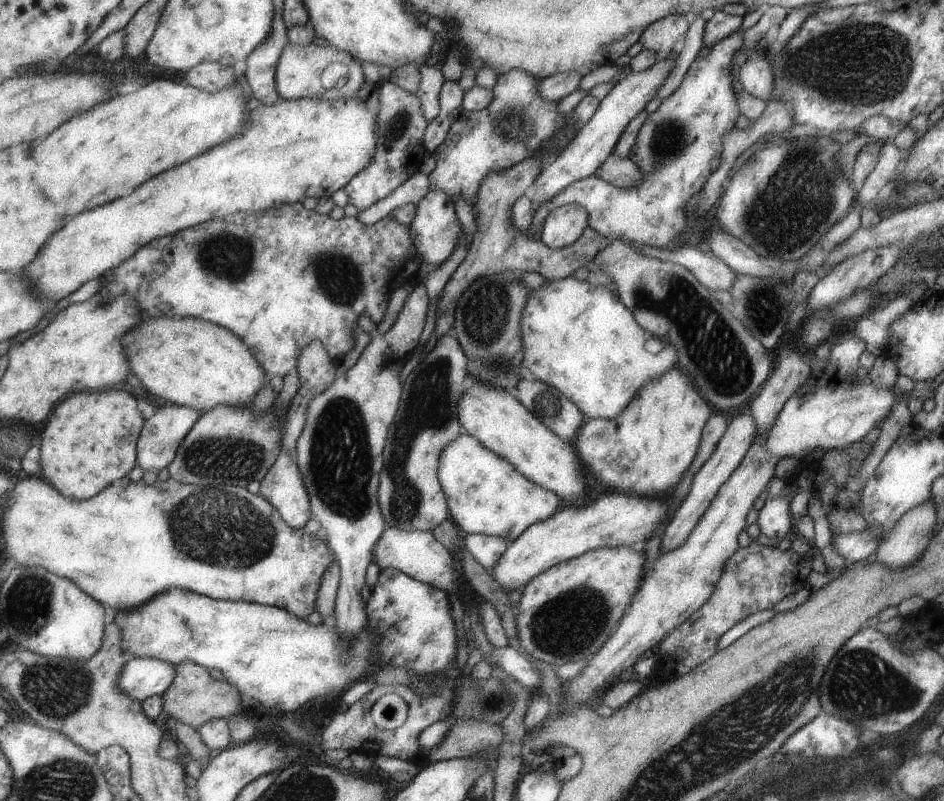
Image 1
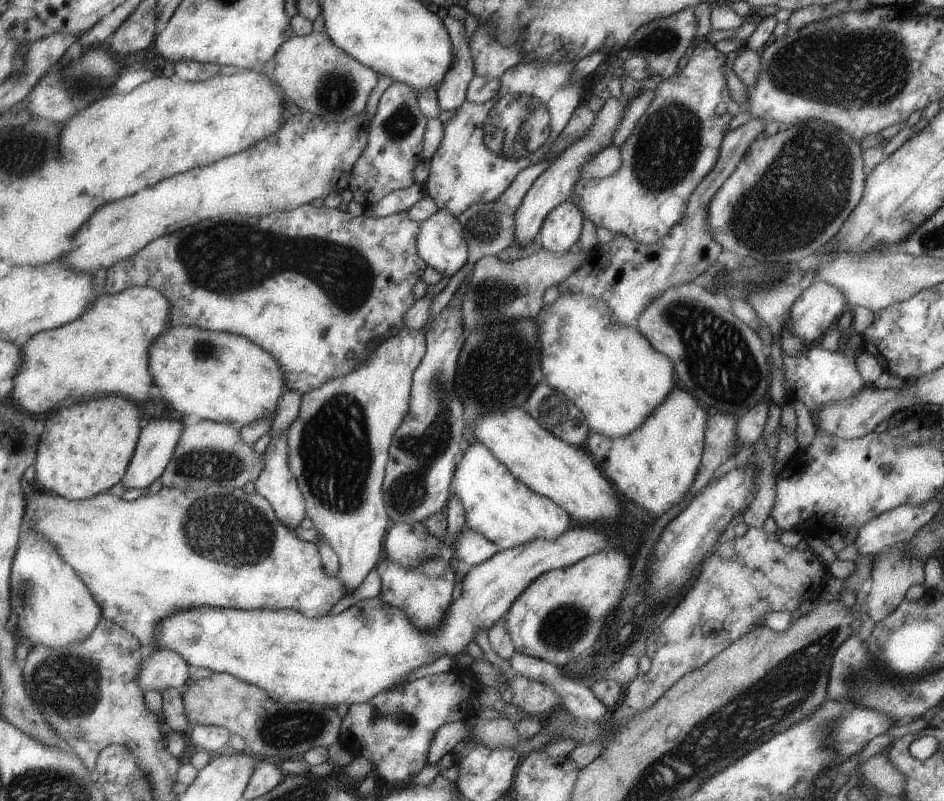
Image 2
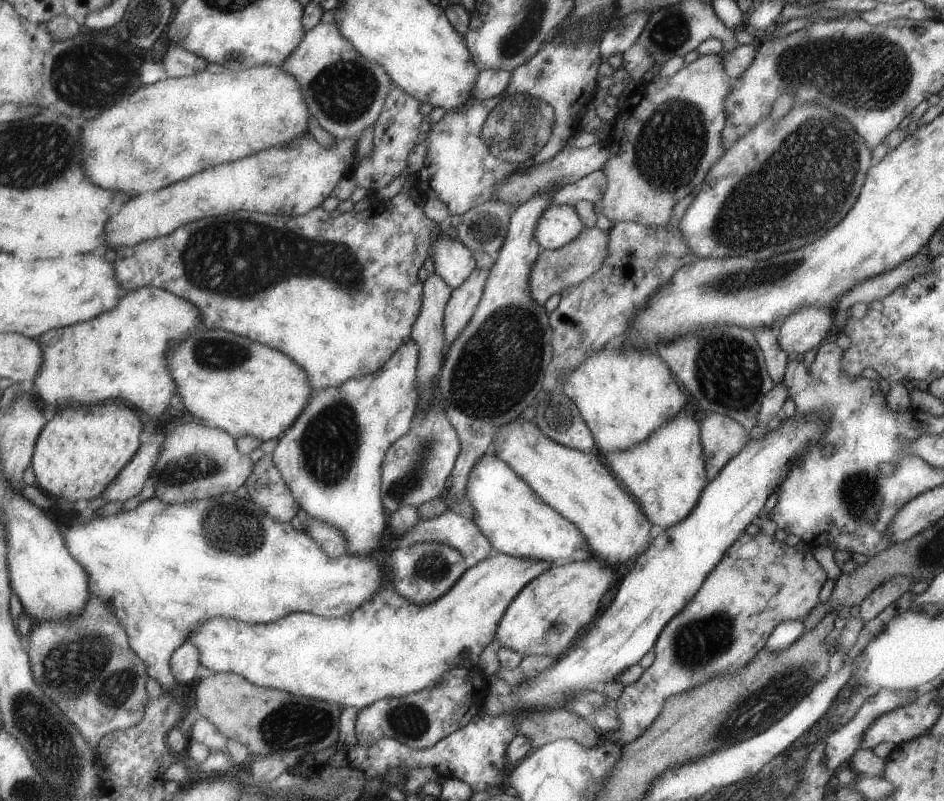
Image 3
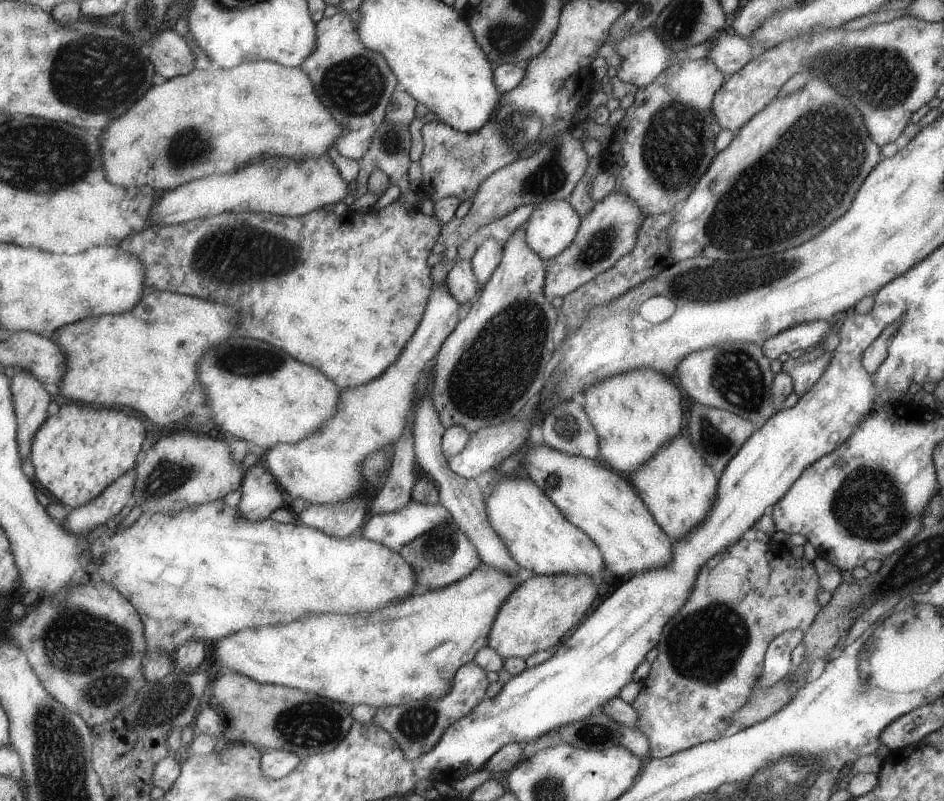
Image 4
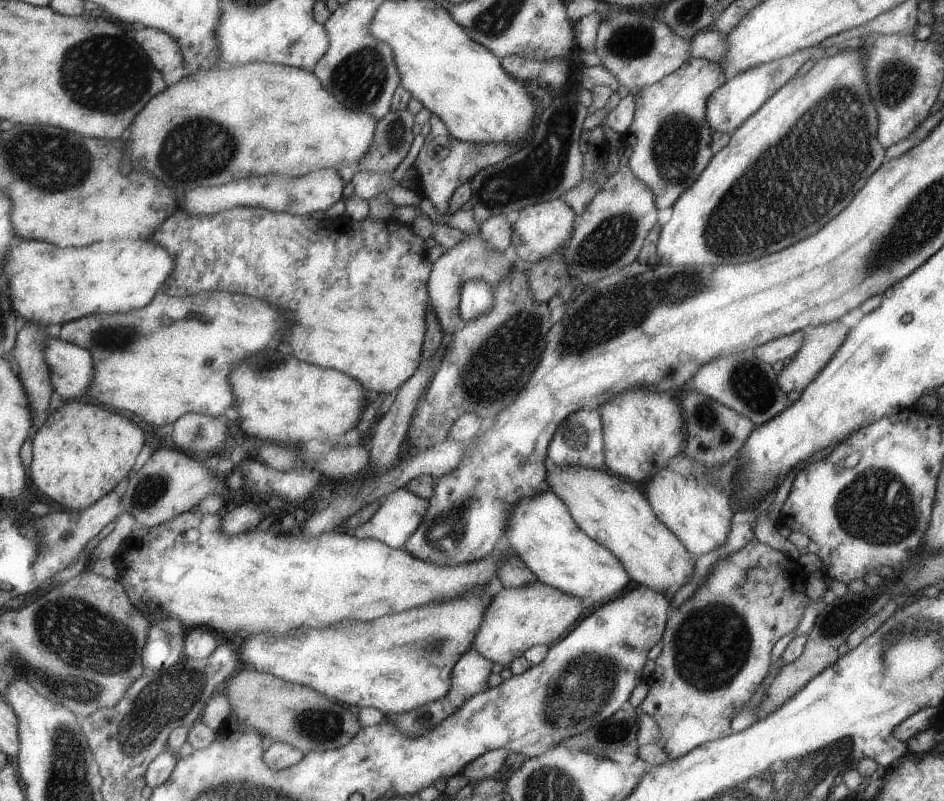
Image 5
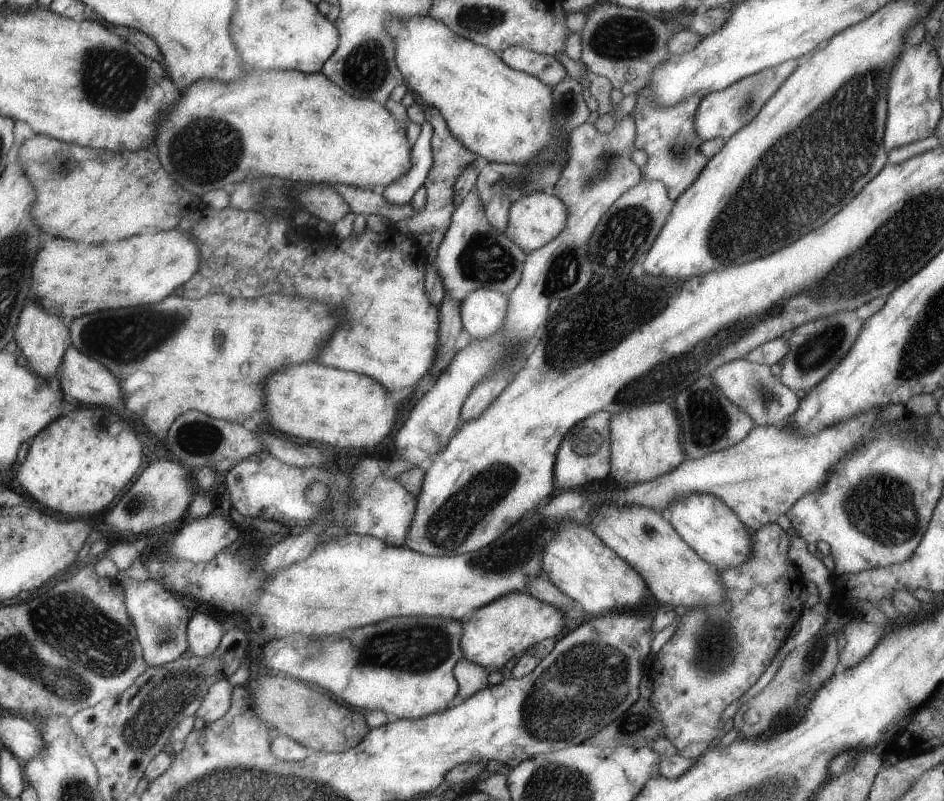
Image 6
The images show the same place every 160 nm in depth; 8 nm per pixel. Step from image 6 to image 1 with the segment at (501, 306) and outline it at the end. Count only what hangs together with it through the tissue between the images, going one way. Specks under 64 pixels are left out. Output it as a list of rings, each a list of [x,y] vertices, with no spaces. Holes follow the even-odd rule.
[[[429,189],[414,208],[415,218],[408,225],[414,250],[425,264],[443,264],[443,260],[447,260],[447,256],[453,252],[462,231],[461,224],[455,216],[453,202],[449,200],[449,196],[445,196],[445,192]]]

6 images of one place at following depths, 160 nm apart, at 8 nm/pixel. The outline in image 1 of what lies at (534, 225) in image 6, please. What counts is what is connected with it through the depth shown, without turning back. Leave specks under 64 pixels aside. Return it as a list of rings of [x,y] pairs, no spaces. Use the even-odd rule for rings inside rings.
[[[575,204],[549,208],[540,241],[551,249],[563,248],[575,242],[587,226],[587,212]]]

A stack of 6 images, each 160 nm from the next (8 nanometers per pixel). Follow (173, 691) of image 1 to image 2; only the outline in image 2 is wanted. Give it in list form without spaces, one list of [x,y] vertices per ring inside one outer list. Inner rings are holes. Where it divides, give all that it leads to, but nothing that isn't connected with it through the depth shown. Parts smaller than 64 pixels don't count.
[[[212,673],[208,677],[203,677],[201,679],[197,679],[194,682],[189,683],[185,688],[180,688],[182,705],[184,706],[185,716],[191,725],[215,725],[223,727],[227,729],[231,735],[240,736],[246,744],[247,752],[254,755],[256,758],[261,756],[261,758],[281,758],[281,760],[285,760],[285,758],[293,758],[293,756],[303,756],[307,750],[310,748],[315,748],[315,746],[324,746],[326,747],[328,744],[335,742],[338,738],[338,732],[341,722],[341,717],[337,714],[337,711],[333,706],[331,707],[322,707],[316,704],[306,703],[305,701],[297,701],[296,703],[285,703],[282,705],[281,703],[273,702],[269,695],[258,686],[247,684],[242,680],[239,680],[237,677],[231,676],[227,673]]]

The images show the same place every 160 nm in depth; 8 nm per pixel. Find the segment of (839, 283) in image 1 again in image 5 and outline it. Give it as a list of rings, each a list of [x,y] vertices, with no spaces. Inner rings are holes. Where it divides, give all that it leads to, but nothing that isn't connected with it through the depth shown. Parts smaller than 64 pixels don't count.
[[[805,330],[783,335],[754,348],[755,356],[764,363],[772,365],[777,360],[787,362],[800,349]]]

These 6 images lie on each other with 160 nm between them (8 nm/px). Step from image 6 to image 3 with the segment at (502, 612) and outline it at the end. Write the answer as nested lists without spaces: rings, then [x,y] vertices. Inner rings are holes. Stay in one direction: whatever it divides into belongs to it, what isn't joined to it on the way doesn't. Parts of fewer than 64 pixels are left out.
[[[597,556],[554,564],[515,595],[499,619],[494,637],[500,646],[521,656],[547,655],[558,659],[575,644],[579,632],[595,620],[599,600],[613,584],[615,572]]]

